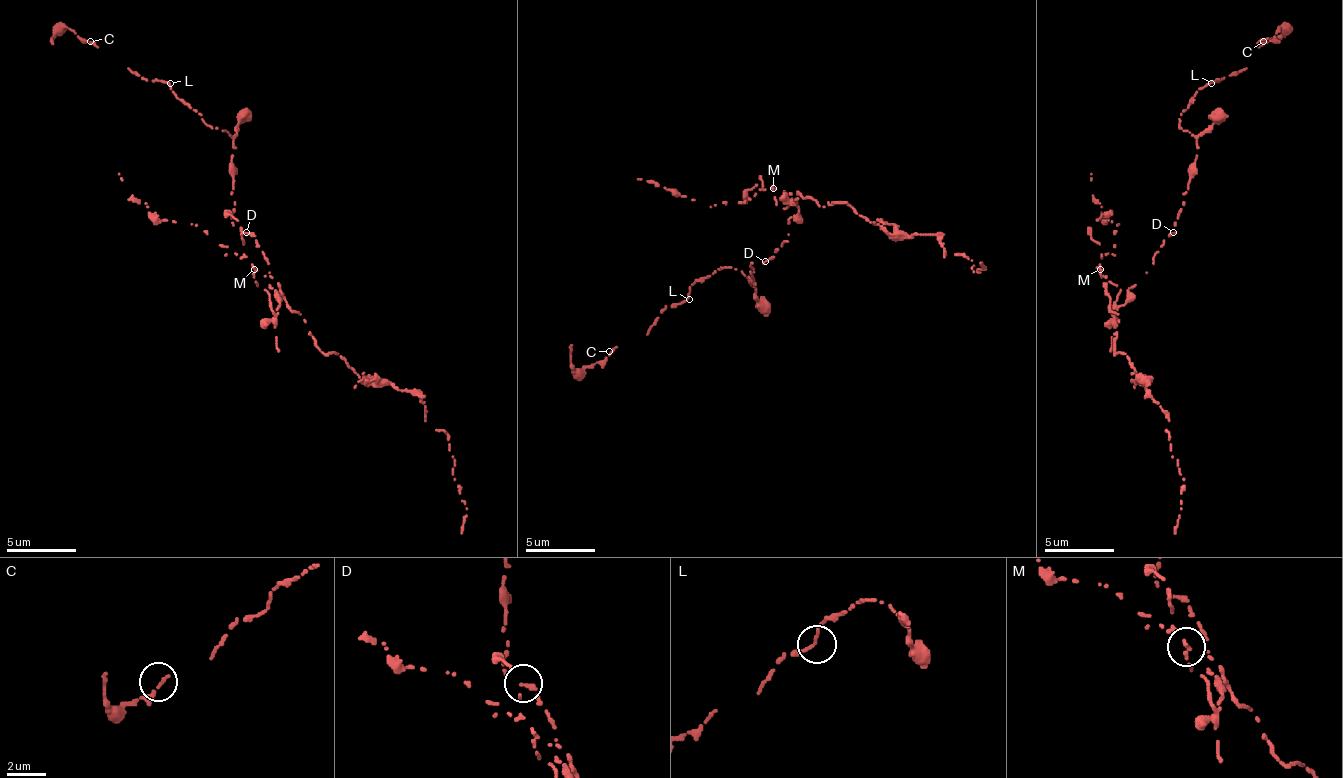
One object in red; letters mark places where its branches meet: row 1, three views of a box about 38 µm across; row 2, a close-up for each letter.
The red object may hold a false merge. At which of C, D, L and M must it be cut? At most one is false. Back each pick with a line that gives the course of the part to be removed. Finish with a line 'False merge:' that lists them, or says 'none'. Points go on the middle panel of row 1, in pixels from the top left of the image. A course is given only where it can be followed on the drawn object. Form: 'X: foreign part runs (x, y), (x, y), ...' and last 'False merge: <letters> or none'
M: foreign part runs (772, 188), (841, 202), (889, 233), (938, 237), (945, 258), (969, 258), (972, 271), (986, 268), (979, 261)
False merge: M

